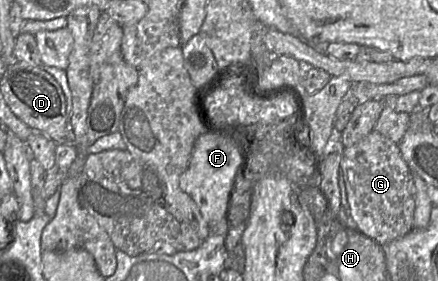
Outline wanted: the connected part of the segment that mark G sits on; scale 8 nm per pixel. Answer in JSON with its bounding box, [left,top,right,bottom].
[340,130,414,245]

